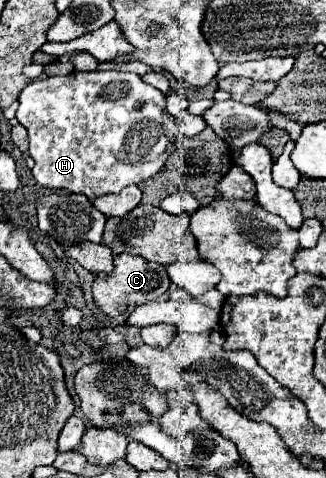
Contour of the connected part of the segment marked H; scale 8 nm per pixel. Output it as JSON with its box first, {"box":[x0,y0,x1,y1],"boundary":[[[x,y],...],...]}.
{"box":[17,70,179,200],"boundary":[[[95,70],[95,72],[71,72],[67,76],[47,76],[47,78],[39,78],[33,80],[31,84],[27,84],[21,92],[19,92],[19,110],[17,110],[17,120],[27,128],[29,132],[29,156],[35,160],[33,166],[33,178],[39,186],[43,188],[55,188],[55,190],[69,190],[69,192],[79,192],[85,194],[89,200],[97,198],[97,196],[105,196],[105,194],[119,194],[123,188],[139,184],[151,176],[155,176],[163,164],[167,162],[169,154],[175,150],[175,140],[179,136],[177,126],[175,126],[175,118],[171,116],[171,112],[167,110],[167,102],[165,102],[165,94],[153,86],[149,86],[147,82],[141,80],[141,76],[131,74],[131,72],[117,72],[117,70]]]}

